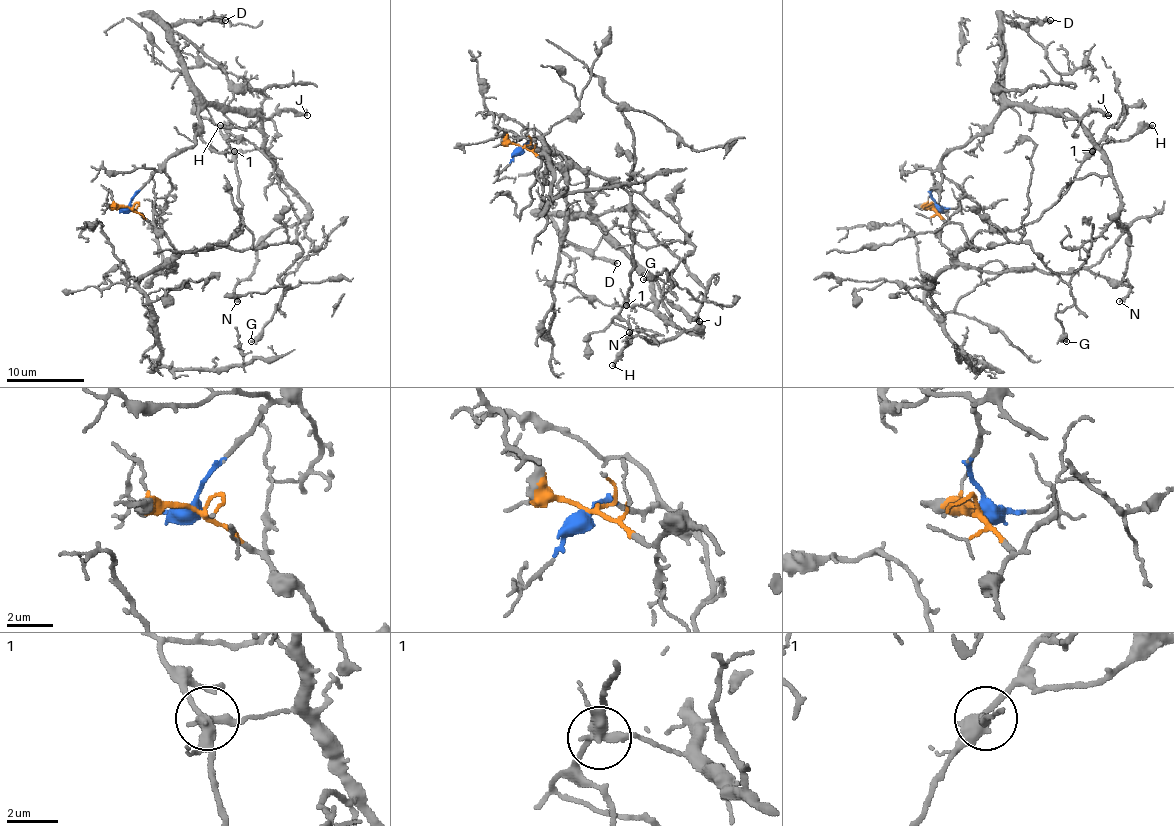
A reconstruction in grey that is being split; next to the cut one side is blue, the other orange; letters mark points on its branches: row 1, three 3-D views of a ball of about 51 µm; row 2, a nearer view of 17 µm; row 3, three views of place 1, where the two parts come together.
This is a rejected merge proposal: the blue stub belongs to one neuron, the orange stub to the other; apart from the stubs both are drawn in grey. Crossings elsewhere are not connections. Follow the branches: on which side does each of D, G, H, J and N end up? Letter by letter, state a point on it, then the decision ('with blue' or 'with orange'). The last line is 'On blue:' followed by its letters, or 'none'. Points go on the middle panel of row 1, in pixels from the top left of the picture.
D: at (617, 263); with blue
G: at (643, 279); with orange
H: at (612, 365); with orange
J: at (699, 321); with blue
N: at (629, 332); with blue
On blue: D, J, N

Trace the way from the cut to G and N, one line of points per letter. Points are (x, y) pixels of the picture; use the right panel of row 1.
G: (933, 208), (945, 222), (939, 237), (951, 251), (1027, 243), (1070, 288), (1074, 300), (1056, 314), (1066, 341)
N: (933, 206), (933, 171), (1007, 107), (1064, 109), (1113, 179), (1130, 286), (1119, 302)

